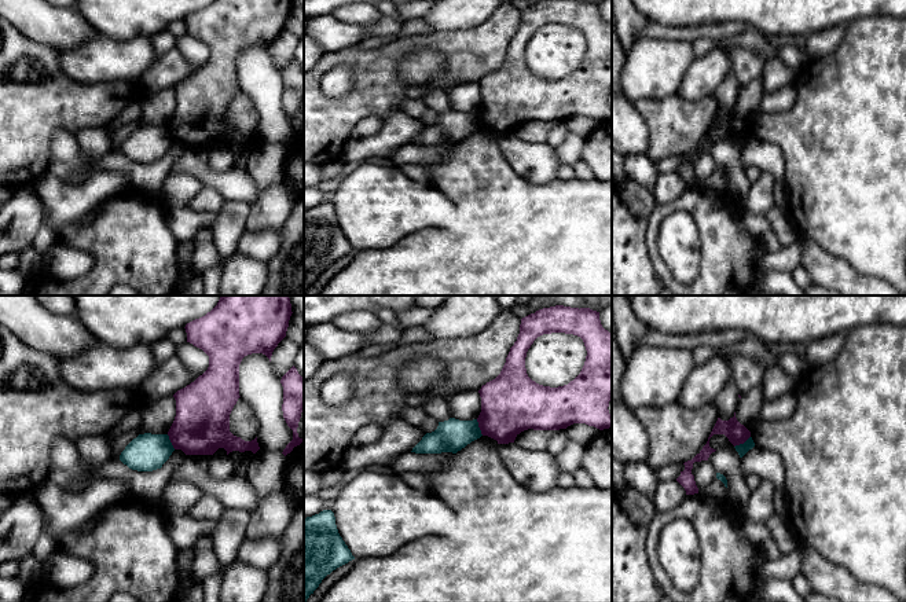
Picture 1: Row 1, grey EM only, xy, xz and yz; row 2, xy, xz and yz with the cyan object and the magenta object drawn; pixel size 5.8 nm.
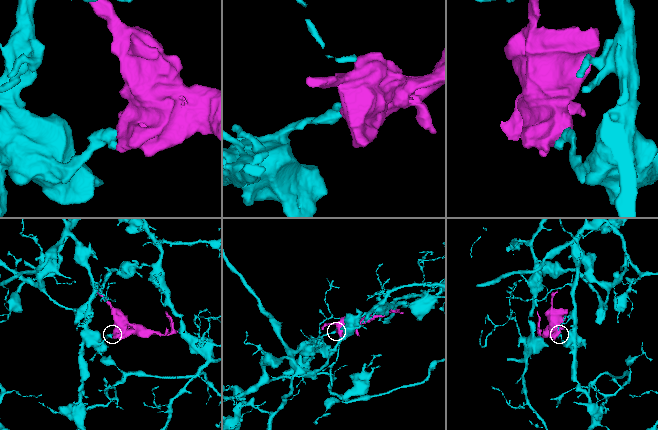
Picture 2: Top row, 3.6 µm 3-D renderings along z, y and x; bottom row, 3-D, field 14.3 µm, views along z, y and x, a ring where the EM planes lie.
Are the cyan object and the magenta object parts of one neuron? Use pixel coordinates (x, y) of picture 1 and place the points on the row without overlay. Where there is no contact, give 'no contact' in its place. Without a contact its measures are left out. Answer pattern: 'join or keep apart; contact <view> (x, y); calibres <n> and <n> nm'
keep apart; contact xz (479, 120); calibres 190 and 360 nm

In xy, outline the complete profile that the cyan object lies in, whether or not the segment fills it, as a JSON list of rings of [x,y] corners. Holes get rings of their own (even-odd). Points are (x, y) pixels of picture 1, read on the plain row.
[[[144,125],[125,139],[120,153],[132,162],[153,164],[161,161],[173,143],[168,126]]]

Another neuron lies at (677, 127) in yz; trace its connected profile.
[[[675,93],[661,99],[637,100],[634,106],[649,131],[645,155],[654,162],[692,153],[707,136],[719,110],[714,95],[685,100]]]

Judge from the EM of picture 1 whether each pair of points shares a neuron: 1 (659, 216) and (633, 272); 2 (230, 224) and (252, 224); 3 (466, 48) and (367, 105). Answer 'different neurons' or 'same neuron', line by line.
1: different neurons
2: different neurons
3: same neuron

